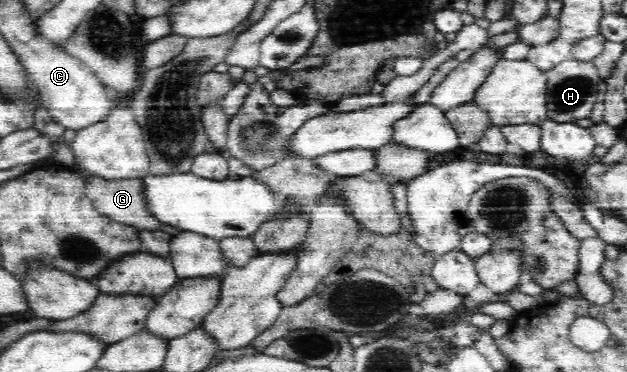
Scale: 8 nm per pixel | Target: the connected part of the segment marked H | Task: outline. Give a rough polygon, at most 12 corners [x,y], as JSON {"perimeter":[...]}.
{"perimeter":[[593,62],[546,70],[549,120],[587,119],[603,84]]}

